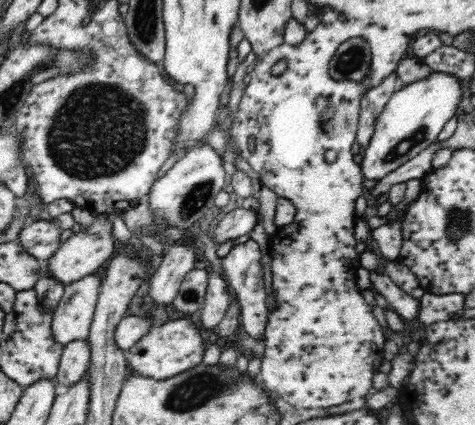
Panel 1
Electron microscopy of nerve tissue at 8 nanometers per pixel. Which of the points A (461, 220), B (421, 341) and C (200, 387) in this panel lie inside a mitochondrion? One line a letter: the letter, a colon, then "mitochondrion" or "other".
A: mitochondrion
B: other
C: mitochondrion

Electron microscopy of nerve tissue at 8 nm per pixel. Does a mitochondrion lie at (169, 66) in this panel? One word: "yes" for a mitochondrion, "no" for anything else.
no

